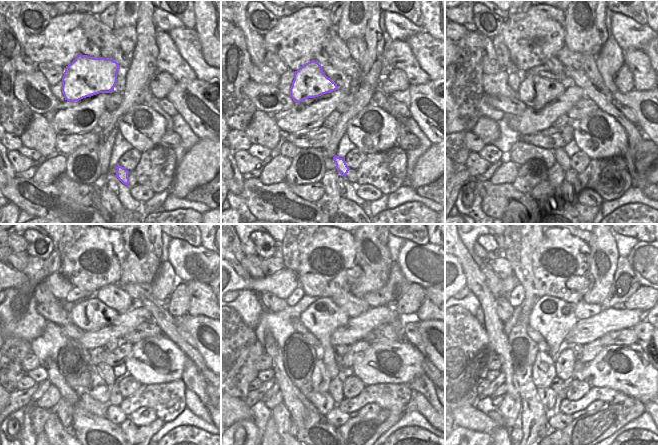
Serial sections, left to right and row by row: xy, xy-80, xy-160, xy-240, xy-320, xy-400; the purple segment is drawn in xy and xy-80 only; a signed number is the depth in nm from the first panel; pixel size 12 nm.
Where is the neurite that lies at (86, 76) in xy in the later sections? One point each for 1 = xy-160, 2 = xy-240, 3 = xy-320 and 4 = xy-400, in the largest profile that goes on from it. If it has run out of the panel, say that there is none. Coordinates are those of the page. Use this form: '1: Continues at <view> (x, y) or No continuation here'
1: Continues at xy-160 (534, 91)
2: Continues at xy-240 (91, 315)
3: Continues at xy-320 (323, 317)
4: Continues at xy-400 (553, 318).

